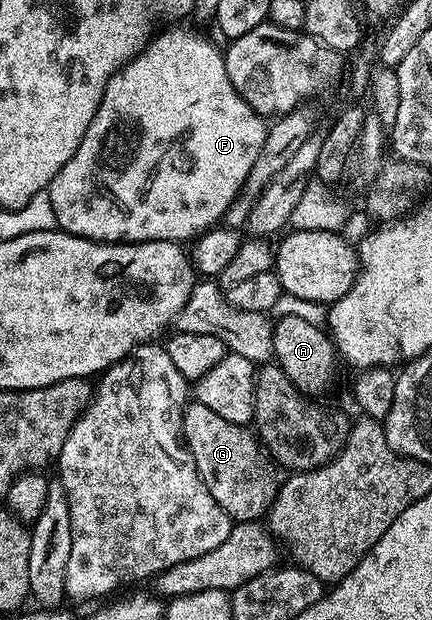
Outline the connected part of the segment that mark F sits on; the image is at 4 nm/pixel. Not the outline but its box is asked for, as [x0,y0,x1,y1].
[47,24,269,243]

